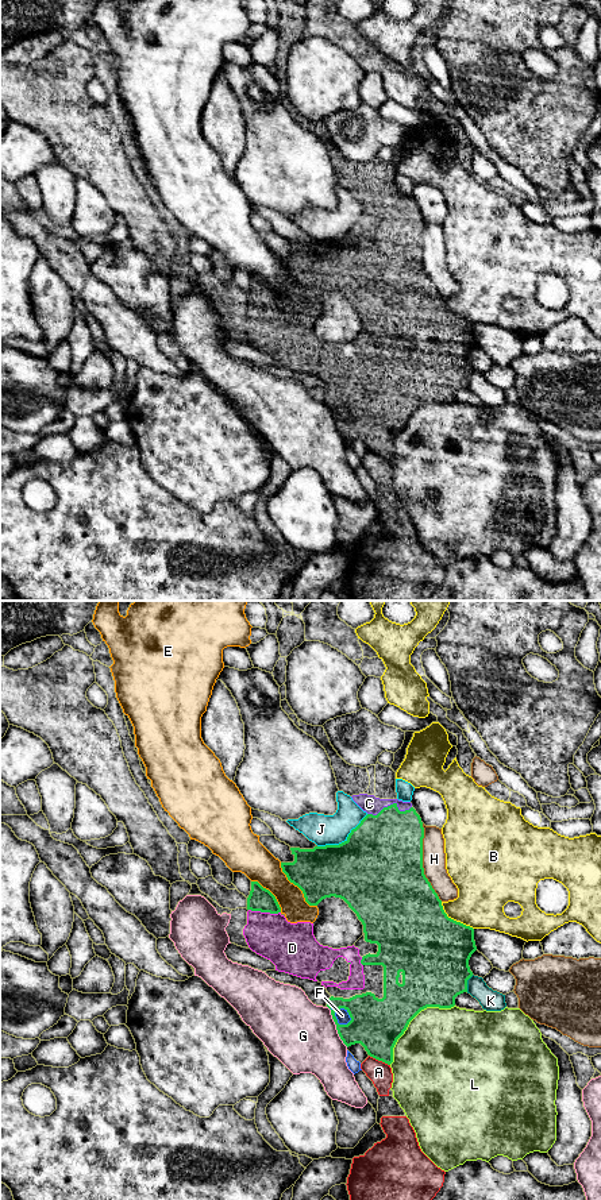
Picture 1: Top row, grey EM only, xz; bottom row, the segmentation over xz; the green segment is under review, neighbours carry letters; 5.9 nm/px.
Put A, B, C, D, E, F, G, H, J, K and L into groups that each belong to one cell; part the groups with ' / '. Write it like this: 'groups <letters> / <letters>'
groups A / B / C D / E / F / G / H / J / K / L

